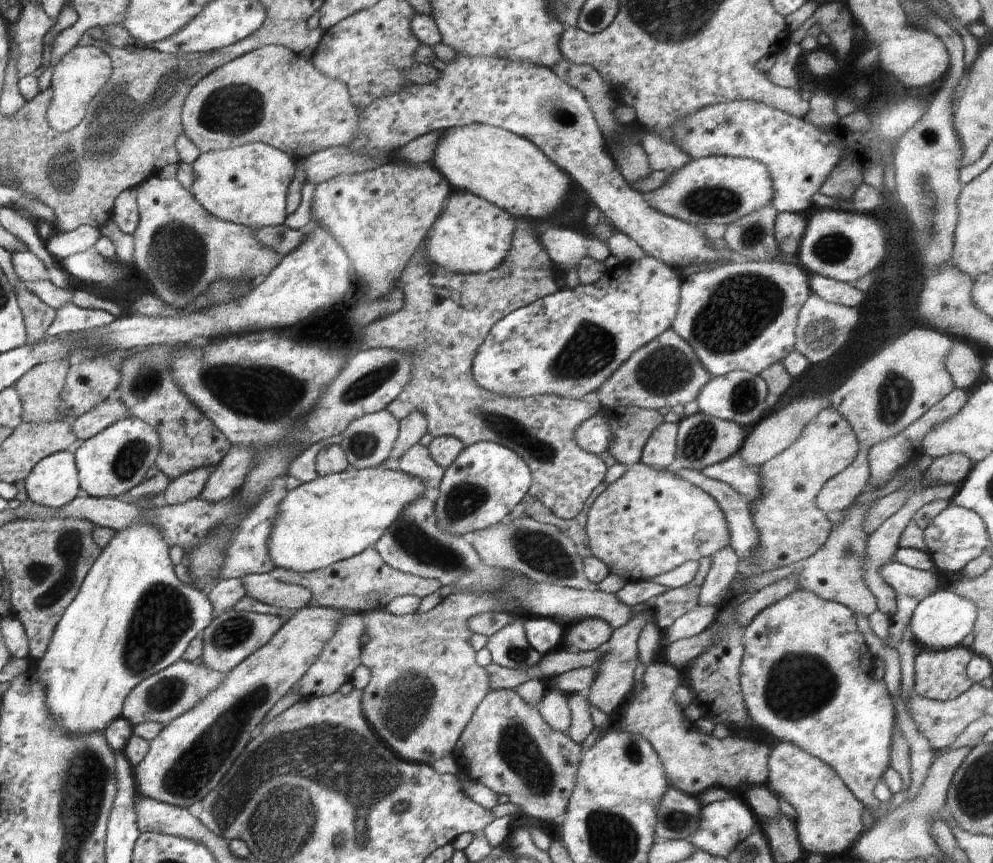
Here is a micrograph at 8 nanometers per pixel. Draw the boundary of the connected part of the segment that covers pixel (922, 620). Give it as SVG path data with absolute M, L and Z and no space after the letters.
M936 589L931 595L922 598L913 610L909 620L909 629L918 649L943 651L961 644L962 640L973 632L976 618L976 605L966 597L958 596L950 589Z

